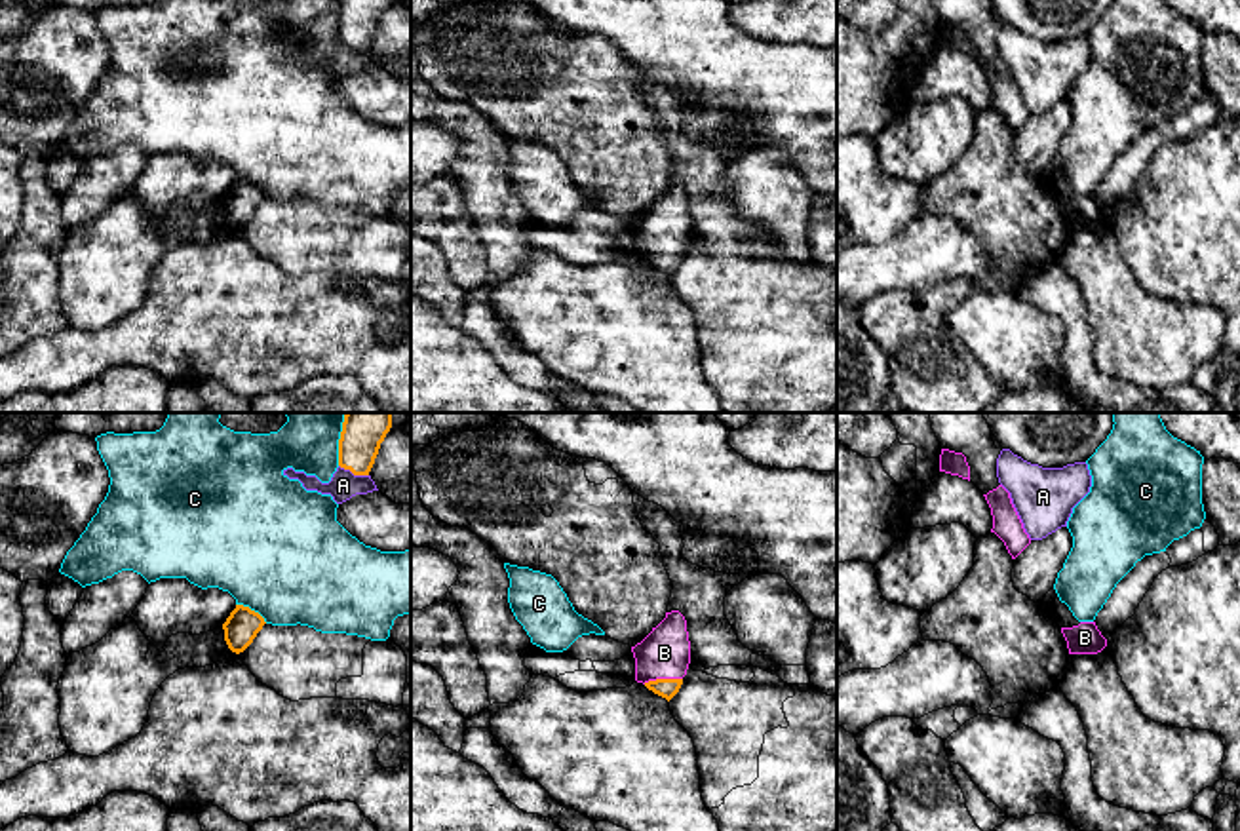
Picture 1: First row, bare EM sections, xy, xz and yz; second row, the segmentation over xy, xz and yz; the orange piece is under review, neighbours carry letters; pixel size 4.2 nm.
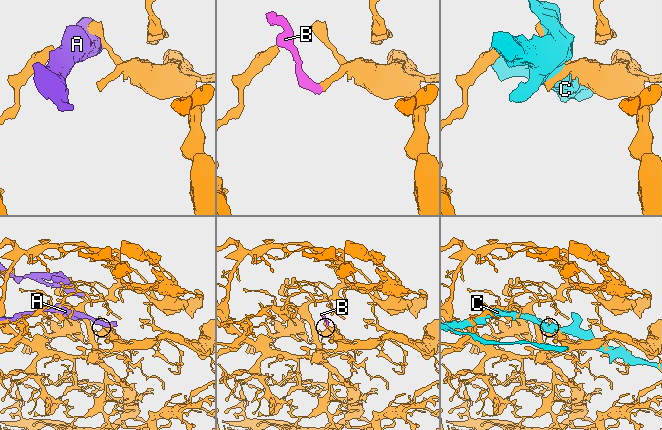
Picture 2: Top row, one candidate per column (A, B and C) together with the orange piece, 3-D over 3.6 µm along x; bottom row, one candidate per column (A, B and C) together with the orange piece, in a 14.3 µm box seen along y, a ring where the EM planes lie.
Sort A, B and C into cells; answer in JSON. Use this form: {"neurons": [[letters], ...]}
{"neurons": [["A"], ["B"], ["C"]]}

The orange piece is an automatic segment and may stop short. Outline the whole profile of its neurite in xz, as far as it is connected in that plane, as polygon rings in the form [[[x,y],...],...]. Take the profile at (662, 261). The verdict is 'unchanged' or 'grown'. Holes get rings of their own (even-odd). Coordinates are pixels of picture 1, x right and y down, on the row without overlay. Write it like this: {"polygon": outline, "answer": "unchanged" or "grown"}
{"polygon": [[[679,184],[666,192],[635,221],[635,255],[668,276],[679,266],[690,238],[687,194]]], "answer": "grown"}

